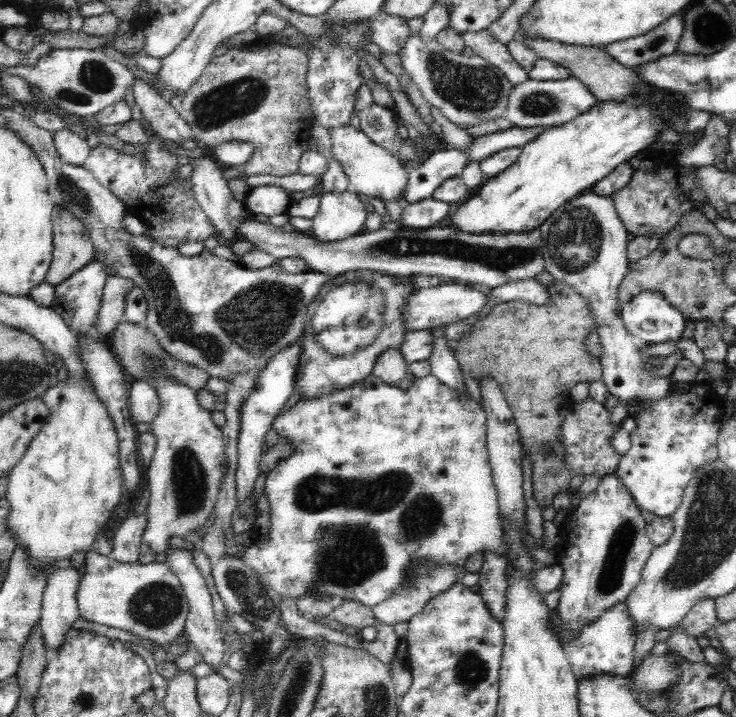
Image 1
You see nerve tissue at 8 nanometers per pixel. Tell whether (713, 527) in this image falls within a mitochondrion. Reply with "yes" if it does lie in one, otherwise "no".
yes

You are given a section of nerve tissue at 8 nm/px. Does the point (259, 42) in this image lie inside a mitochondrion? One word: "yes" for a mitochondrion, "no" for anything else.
no

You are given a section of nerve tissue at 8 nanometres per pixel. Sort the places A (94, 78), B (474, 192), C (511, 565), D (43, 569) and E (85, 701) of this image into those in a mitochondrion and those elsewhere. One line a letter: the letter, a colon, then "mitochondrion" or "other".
A: mitochondrion
B: other
C: other
D: other
E: other

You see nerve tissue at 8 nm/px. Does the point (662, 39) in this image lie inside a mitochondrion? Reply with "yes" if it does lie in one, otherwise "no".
yes

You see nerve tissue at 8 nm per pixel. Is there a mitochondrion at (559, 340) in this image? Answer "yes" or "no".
no

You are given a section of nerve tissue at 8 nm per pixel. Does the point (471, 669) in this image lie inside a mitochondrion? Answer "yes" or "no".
yes

